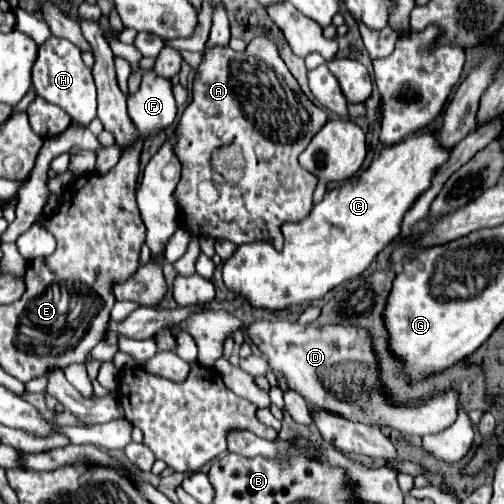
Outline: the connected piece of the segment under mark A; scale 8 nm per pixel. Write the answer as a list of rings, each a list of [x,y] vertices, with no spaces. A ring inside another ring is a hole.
[[[256,36],[244,52],[234,52],[232,48],[214,48],[204,52],[204,60],[198,68],[194,80],[192,102],[182,112],[174,134],[176,134],[176,158],[182,164],[182,176],[176,186],[176,204],[180,208],[180,226],[192,236],[208,236],[214,240],[230,240],[236,246],[250,242],[270,242],[276,250],[282,248],[282,224],[298,222],[312,210],[312,194],[318,178],[304,170],[298,162],[300,152],[308,146],[308,140],[326,124],[328,116],[324,108],[318,108],[308,100],[308,96],[298,86],[296,78],[286,68],[278,54],[276,44],[268,36]],[[238,144],[244,154],[244,174],[236,182],[224,180],[218,172],[214,174],[210,158],[214,148]],[[212,182],[218,190],[216,202],[204,202],[198,194],[198,184]]]

